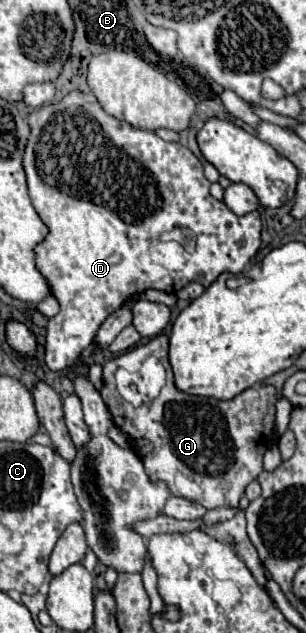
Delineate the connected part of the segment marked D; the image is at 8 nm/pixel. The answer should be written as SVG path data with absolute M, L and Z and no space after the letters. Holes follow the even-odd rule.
M72 91L68 93L62 101L52 103L52 105L44 105L36 111L32 111L28 115L28 125L30 125L30 137L28 137L28 145L24 151L24 171L26 171L26 179L28 179L28 189L30 189L30 199L32 205L36 209L36 213L40 215L42 223L48 227L48 235L34 247L36 253L36 267L38 271L44 275L44 279L50 285L52 295L58 299L60 303L60 313L56 317L52 317L48 321L48 335L46 335L46 365L52 371L64 371L66 367L70 367L82 349L86 349L88 345L94 343L96 333L100 329L100 325L106 321L108 315L112 315L116 309L120 309L130 297L140 295L148 289L158 289L158 291L166 291L166 293L178 293L184 285L198 281L204 287L210 287L222 273L242 273L246 269L246 265L252 261L252 257L256 255L256 251L260 249L260 231L262 231L262 219L258 211L250 211L246 215L234 215L224 201L218 201L210 195L210 181L204 177L202 173L202 163L198 161L198 157L184 145L180 143L168 143L164 139L160 139L156 133L152 131L140 131L140 129L132 129L128 123L114 119L112 115L104 113L104 109L100 107L98 99L92 93L82 93L82 91ZM174 227L186 227L190 231L194 231L196 235L196 251L188 253L180 243L164 243L160 241L160 233L164 231L172 231Z

